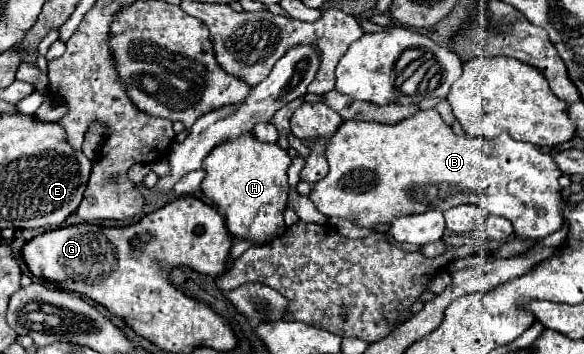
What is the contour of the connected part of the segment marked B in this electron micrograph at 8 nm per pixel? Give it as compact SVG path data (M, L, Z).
M422 110L392 126L344 120L324 142L324 148L330 170L322 180L312 184L308 198L326 216L338 216L352 220L362 228L374 228L376 224L390 224L394 216L428 210L444 212L454 204L478 204L486 208L488 214L510 220L518 240L538 240L562 228L562 196L558 184L558 178L562 176L560 168L550 154L540 152L528 142L512 140L508 134L500 134L492 140L456 136L436 110Z

